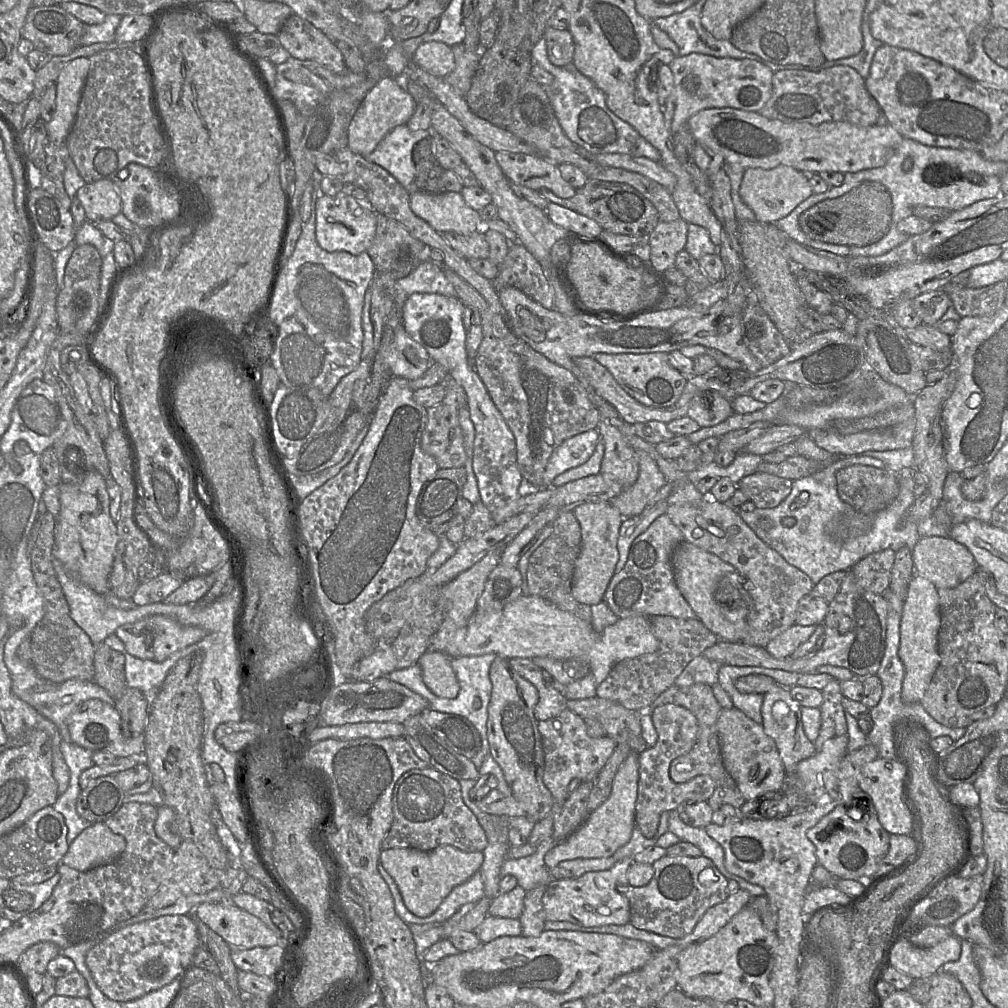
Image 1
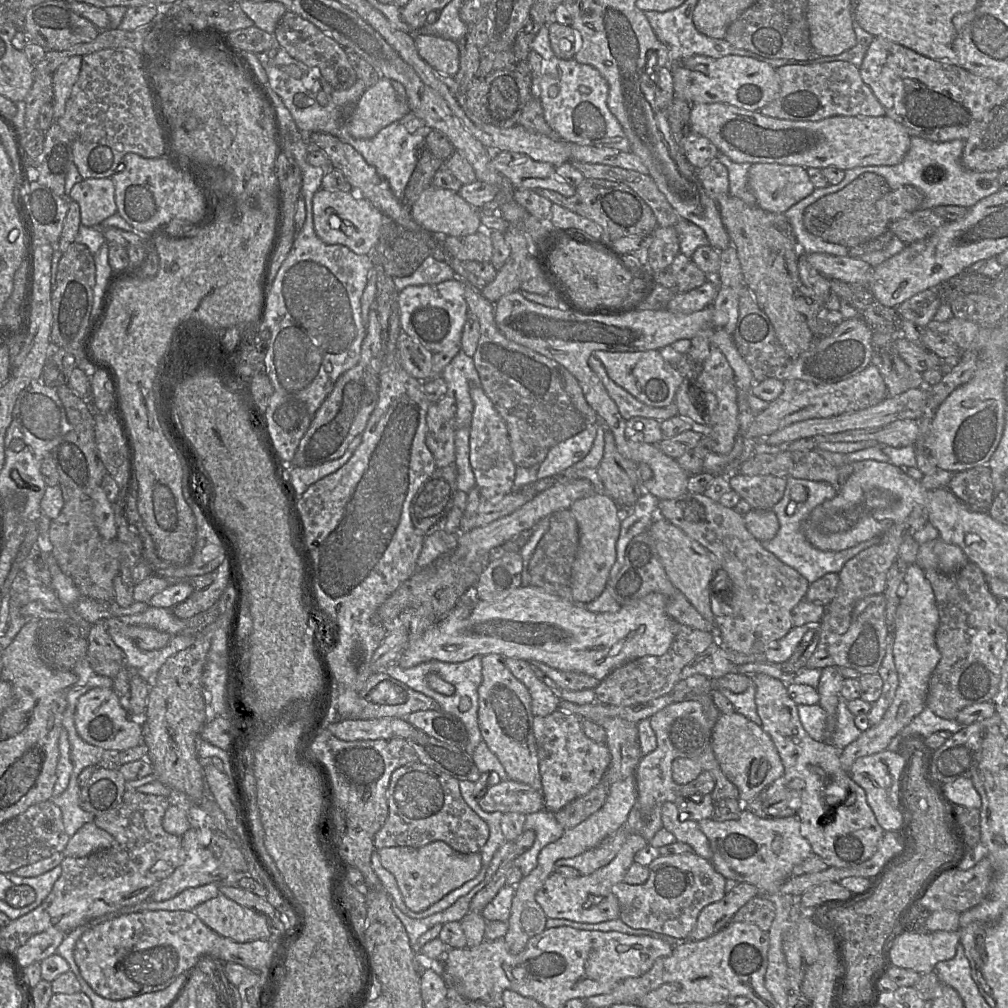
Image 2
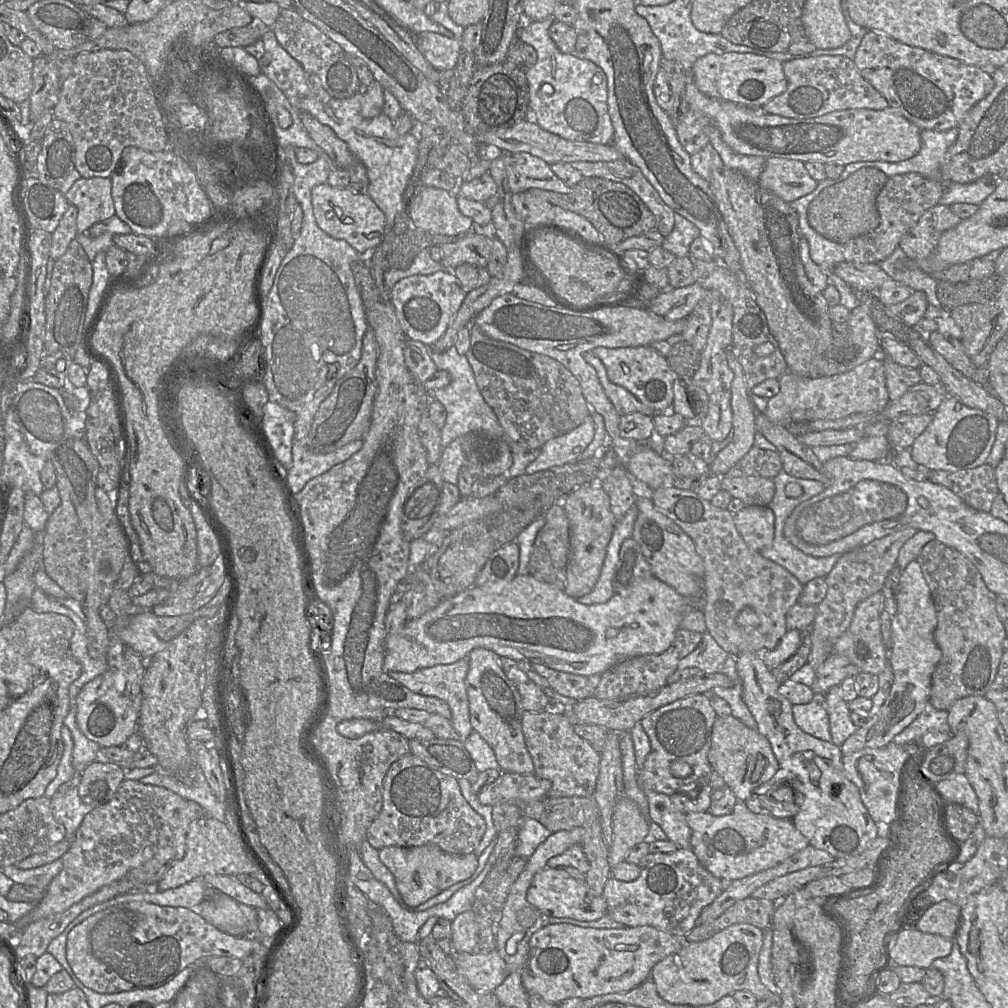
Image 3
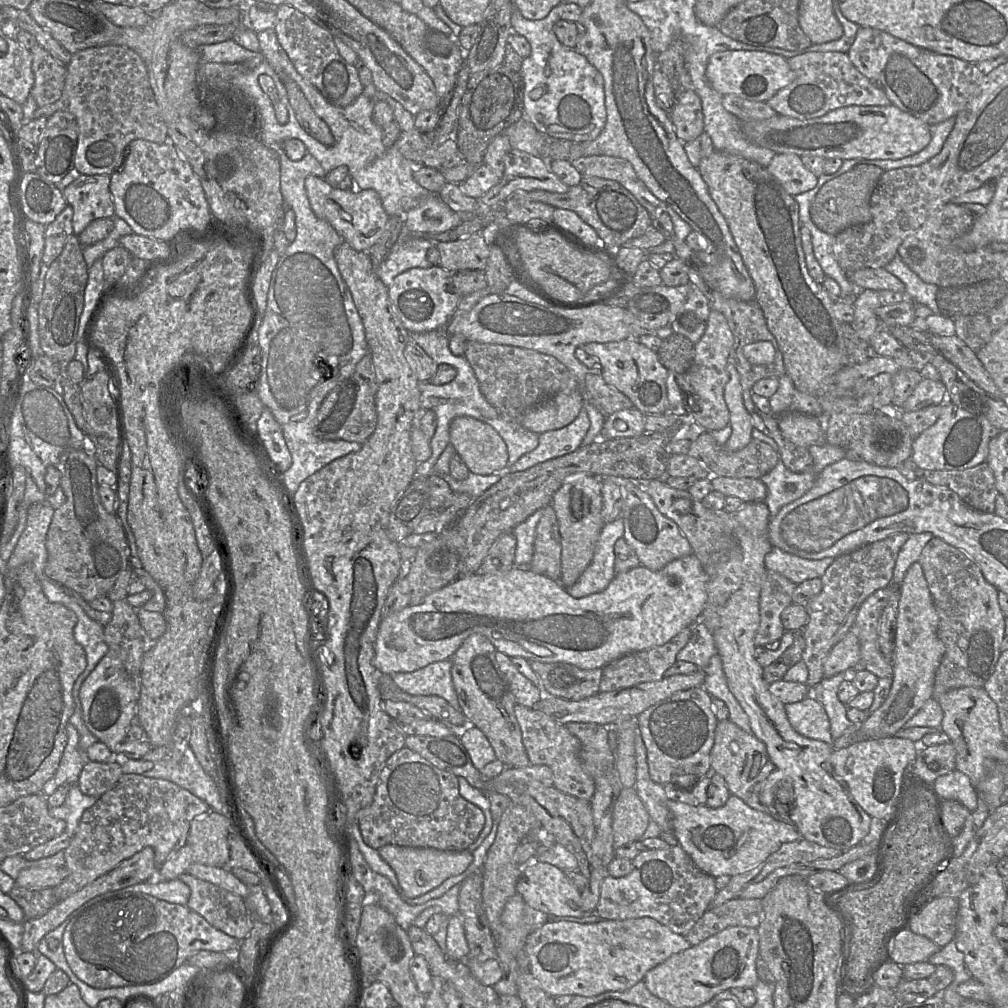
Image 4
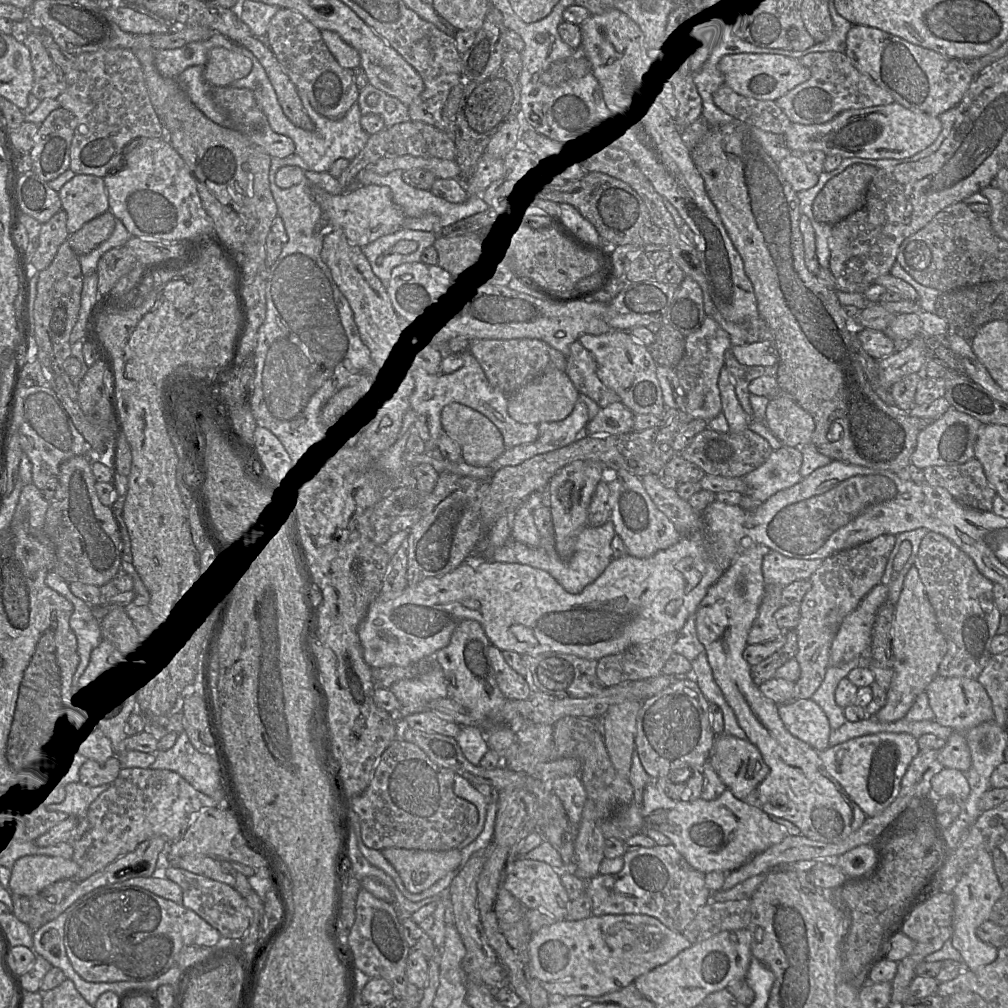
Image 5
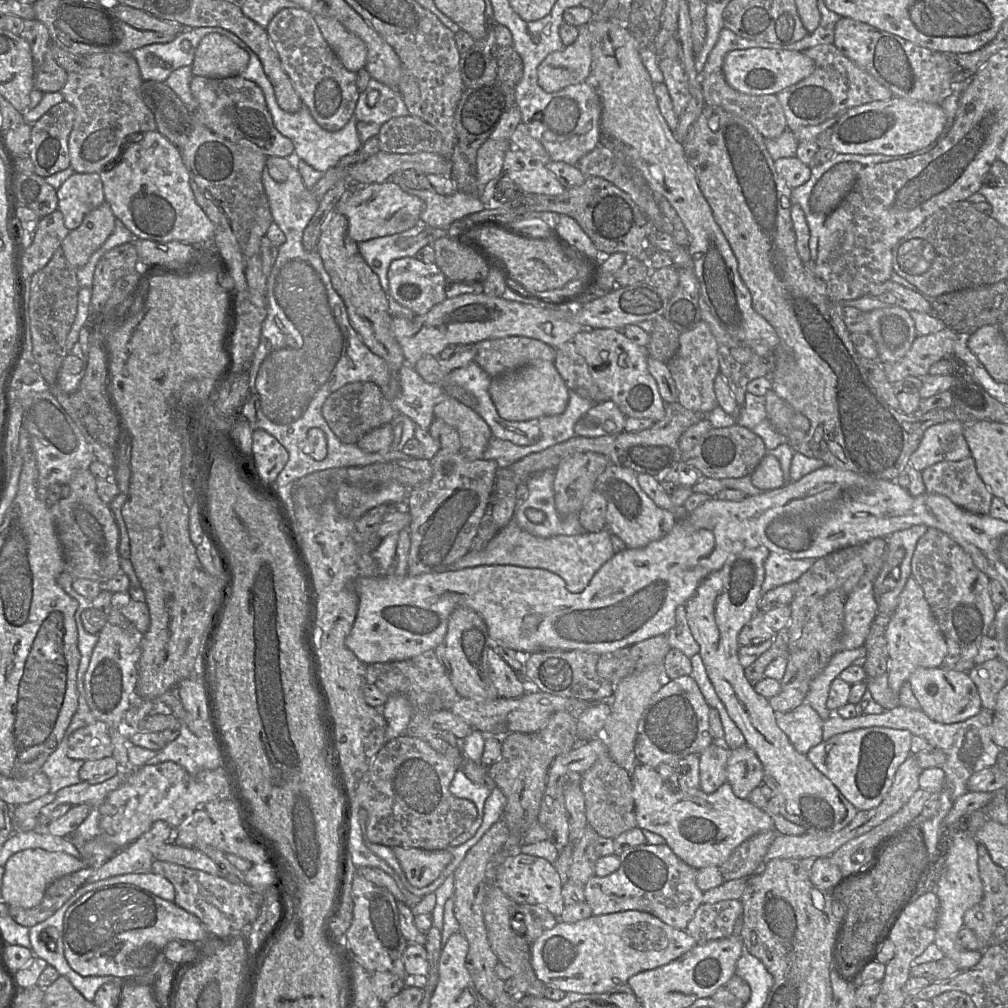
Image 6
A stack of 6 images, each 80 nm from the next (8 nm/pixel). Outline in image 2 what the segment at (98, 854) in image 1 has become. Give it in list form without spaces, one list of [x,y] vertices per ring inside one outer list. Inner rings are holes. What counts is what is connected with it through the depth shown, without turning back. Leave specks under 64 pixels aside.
[[[90,822],[84,824],[69,838],[63,853],[65,857],[81,858],[111,847],[113,841],[110,833]]]

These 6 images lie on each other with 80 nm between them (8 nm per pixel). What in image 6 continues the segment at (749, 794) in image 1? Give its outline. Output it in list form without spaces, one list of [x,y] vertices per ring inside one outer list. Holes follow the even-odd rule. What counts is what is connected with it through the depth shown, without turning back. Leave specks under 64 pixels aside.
[[[747,745],[729,750],[726,773],[726,782],[741,799],[747,799],[751,791],[763,782],[762,763]]]

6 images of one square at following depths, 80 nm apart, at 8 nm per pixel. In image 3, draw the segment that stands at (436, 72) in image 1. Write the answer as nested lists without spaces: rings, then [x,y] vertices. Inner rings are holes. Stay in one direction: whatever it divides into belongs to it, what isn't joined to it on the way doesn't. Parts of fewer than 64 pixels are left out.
[[[434,32],[415,35],[415,43],[426,61],[438,71],[454,70],[462,52],[460,40]]]

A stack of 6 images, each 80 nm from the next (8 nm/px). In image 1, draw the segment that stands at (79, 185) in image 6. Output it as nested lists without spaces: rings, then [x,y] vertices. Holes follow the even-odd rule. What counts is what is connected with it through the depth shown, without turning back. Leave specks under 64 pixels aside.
[[[112,180],[85,183],[75,196],[85,210],[86,220],[90,222],[111,220],[122,210],[122,201]]]

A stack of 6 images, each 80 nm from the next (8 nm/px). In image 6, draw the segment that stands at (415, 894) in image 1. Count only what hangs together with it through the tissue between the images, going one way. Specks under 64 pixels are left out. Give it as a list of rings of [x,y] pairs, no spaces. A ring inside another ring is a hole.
[[[391,847],[409,883],[417,888],[431,884],[451,862],[447,849],[424,850],[420,848]]]

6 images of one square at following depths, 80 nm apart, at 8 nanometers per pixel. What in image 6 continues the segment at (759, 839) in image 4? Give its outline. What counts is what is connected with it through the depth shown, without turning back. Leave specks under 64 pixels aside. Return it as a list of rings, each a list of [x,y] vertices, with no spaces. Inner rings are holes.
[[[638,764],[631,774],[632,796],[637,825],[650,830],[665,839],[674,854],[689,866],[700,869],[708,866],[720,867],[736,847],[751,836],[775,829],[773,819],[764,810],[753,805],[748,799],[735,796],[728,782],[715,792],[707,794],[700,788],[673,791],[666,786],[657,769]]]

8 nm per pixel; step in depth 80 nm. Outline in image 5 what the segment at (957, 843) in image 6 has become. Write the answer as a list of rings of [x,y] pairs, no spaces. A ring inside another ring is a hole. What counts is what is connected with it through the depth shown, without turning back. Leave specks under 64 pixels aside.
[[[980,852],[977,859],[965,868],[952,891],[954,919],[951,942],[953,947],[960,952],[965,966],[971,971],[992,963],[998,956],[998,948],[980,940],[976,935],[976,929],[989,920],[993,906],[1001,894],[1002,887],[994,870],[991,854]]]

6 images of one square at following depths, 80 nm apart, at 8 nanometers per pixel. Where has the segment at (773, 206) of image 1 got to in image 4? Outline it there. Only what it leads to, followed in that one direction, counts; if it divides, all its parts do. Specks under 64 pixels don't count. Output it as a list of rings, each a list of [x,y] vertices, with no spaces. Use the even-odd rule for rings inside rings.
[[[776,154],[766,168],[791,196],[813,189],[818,181],[796,154]]]

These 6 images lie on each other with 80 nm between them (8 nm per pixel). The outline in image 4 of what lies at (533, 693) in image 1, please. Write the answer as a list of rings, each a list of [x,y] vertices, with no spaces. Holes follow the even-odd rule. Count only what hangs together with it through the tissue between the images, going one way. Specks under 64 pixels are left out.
[[[472,634],[466,638],[450,659],[453,685],[467,723],[484,733],[494,749],[496,758],[505,767],[526,767],[531,763],[523,746],[520,726],[514,713],[517,702],[505,675],[499,669],[495,651],[493,644],[481,634]]]

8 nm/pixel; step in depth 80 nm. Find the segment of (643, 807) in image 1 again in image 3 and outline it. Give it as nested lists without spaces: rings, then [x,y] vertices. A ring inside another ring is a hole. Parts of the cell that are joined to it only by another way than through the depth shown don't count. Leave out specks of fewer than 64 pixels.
[[[702,693],[692,694],[664,705],[640,720],[650,741],[650,752],[637,774],[637,785],[645,793],[654,791],[665,795],[687,793],[708,785],[712,767],[708,761],[712,726],[717,715],[709,698]],[[673,761],[682,761],[692,767],[692,774],[685,778],[674,777],[670,772]]]

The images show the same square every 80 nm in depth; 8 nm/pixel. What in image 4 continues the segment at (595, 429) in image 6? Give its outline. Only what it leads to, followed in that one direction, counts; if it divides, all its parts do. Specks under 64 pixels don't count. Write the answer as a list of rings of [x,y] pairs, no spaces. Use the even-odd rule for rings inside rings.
[[[629,409],[614,412],[605,417],[599,438],[605,439],[636,437],[645,432],[645,415],[638,409]]]

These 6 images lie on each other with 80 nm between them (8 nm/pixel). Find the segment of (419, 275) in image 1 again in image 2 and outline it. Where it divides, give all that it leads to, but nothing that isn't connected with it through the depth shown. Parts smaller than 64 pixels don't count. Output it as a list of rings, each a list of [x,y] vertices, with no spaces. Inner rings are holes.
[[[429,255],[412,275],[395,277],[393,282],[400,292],[407,286],[434,285],[455,277],[453,269],[446,261],[437,261]]]

